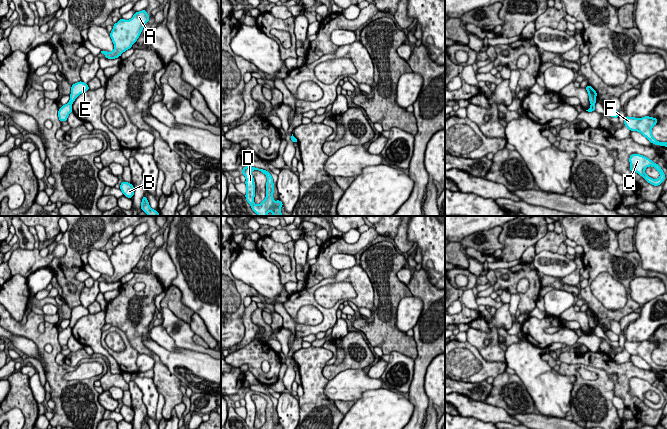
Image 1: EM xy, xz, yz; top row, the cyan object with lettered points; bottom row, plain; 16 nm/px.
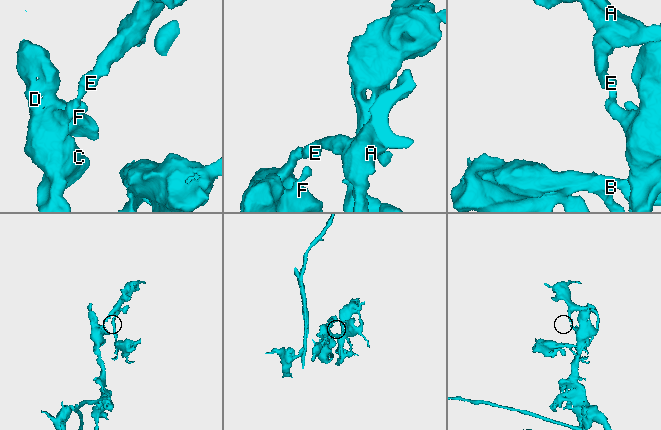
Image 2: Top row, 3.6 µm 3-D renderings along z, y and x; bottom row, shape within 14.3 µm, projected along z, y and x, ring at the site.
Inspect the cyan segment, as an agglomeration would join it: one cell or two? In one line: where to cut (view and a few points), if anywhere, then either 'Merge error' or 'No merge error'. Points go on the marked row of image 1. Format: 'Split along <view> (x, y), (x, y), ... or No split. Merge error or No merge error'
Split along xy (69, 102), (71, 104). Merge error

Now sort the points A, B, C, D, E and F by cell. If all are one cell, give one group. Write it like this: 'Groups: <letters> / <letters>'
Groups: A B E / C D F

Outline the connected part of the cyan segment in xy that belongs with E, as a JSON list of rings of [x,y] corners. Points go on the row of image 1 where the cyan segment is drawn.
[[[79,81],[71,86],[71,94],[69,103],[73,103],[75,99],[81,94],[89,90],[88,84]]]

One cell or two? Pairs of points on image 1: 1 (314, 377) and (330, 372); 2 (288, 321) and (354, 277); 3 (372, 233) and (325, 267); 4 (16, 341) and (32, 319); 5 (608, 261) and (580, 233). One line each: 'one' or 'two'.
1: two
2: two
3: one
4: two
5: one

